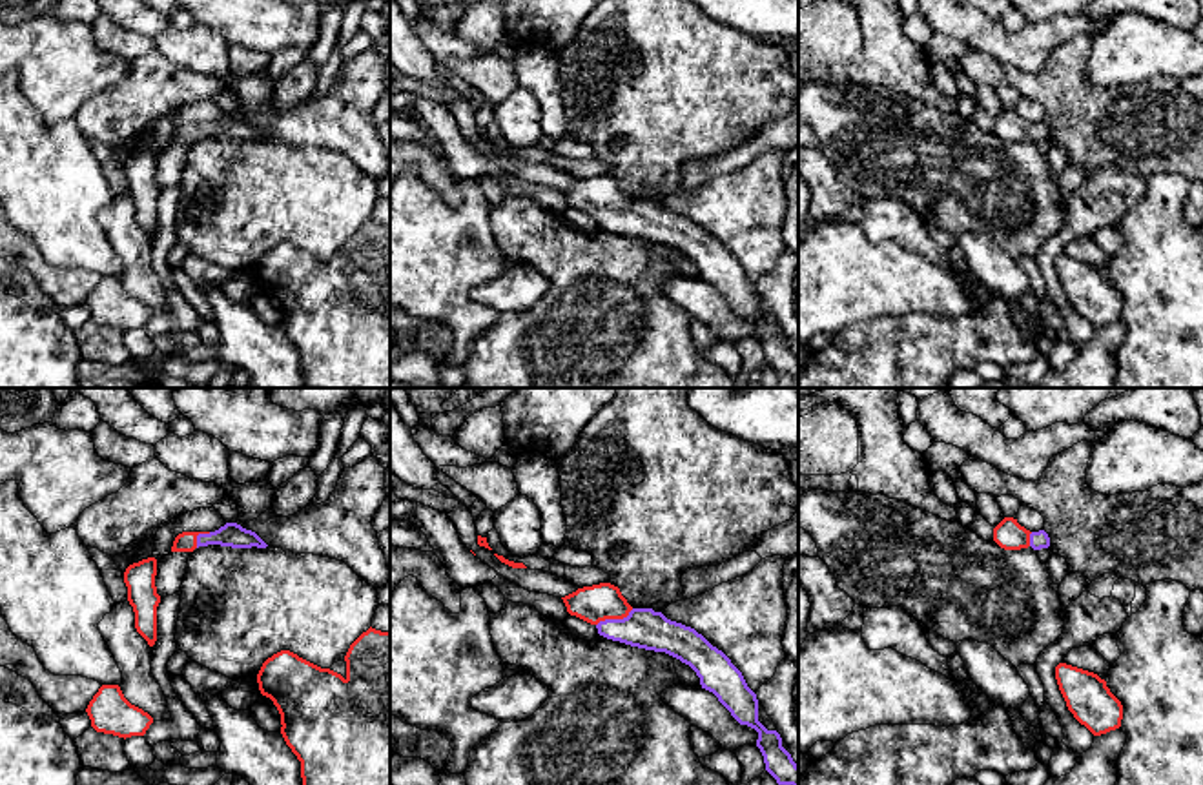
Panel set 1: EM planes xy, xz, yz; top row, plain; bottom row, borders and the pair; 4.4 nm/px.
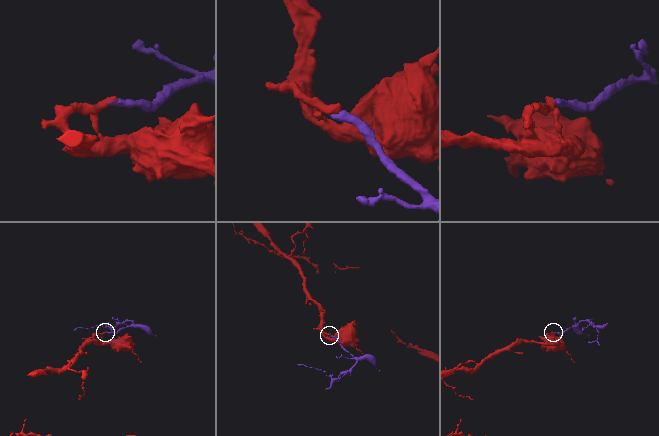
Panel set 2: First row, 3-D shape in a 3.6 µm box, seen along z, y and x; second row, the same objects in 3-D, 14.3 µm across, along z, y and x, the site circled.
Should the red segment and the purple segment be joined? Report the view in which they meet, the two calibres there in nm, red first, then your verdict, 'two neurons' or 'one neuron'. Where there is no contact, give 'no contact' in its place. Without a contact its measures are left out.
xz | 160/180 nm | one neuron

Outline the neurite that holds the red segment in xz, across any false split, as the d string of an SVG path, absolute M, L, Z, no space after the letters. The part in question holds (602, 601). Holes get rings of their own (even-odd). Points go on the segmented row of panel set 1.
M611 583L578 588L561 599L571 616L594 625L600 636L665 652L689 665L700 678L702 688L713 692L740 725L758 732L756 747L764 756L766 770L776 783L798 785L798 765L782 747L780 734L758 721L756 694L731 659L702 634L653 608L632 608L620 588Z

